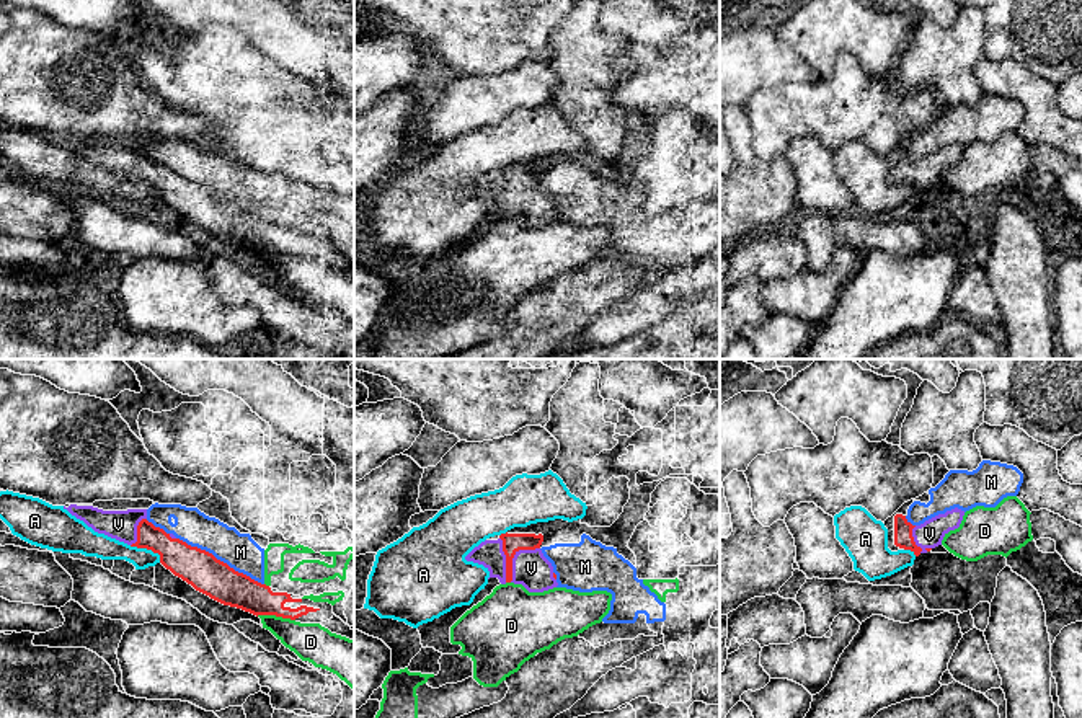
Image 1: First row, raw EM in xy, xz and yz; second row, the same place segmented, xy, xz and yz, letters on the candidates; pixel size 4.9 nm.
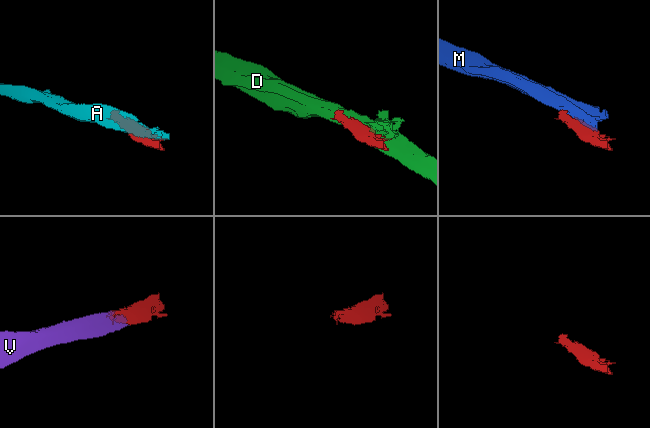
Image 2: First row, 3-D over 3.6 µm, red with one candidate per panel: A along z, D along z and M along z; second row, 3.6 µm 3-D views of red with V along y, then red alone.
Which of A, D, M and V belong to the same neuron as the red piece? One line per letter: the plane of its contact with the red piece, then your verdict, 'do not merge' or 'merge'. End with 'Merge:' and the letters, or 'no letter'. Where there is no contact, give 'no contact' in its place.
A: contact in xy; do not merge
D: contact in xy; do not merge
M: contact in xy; do not merge
V: contact in xz; merge
Merge: V

